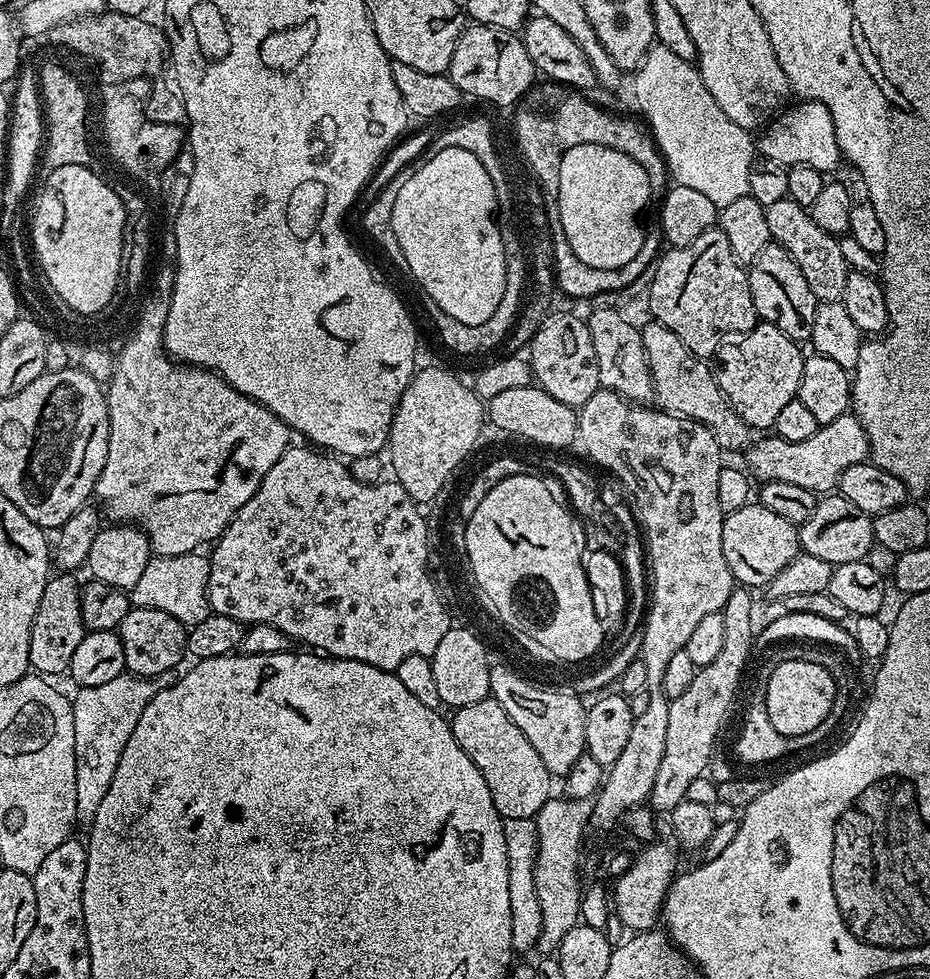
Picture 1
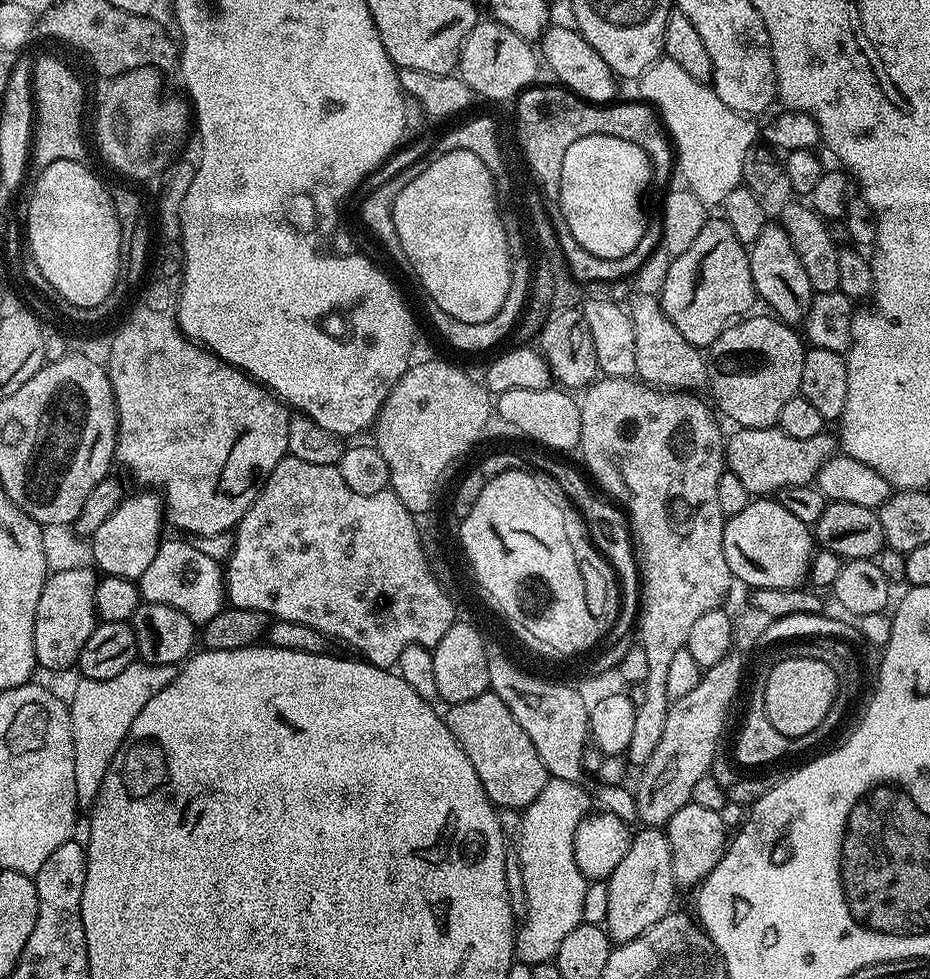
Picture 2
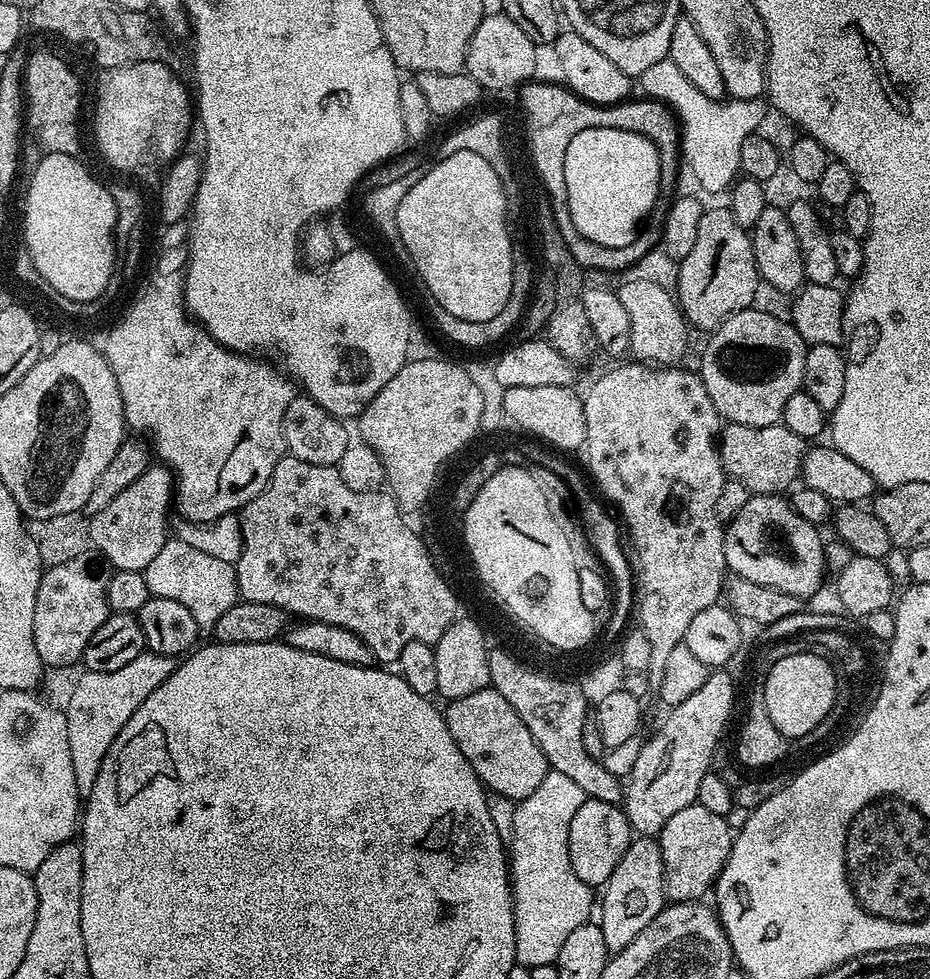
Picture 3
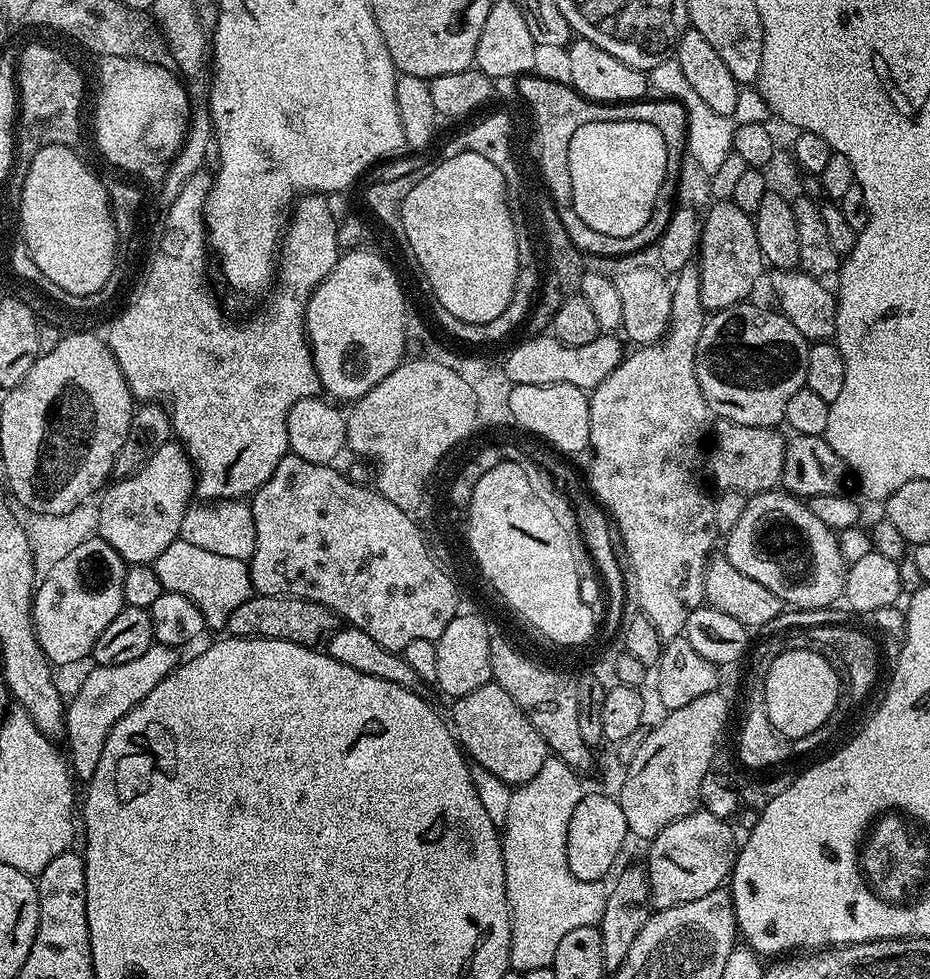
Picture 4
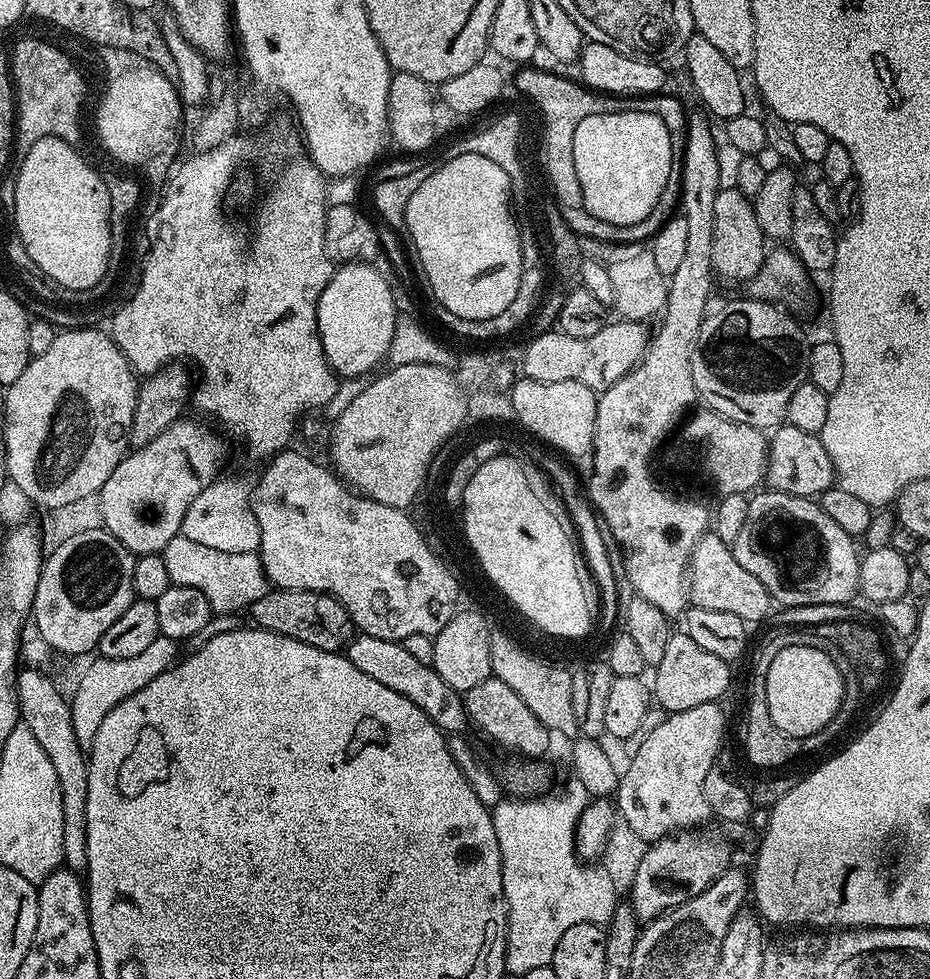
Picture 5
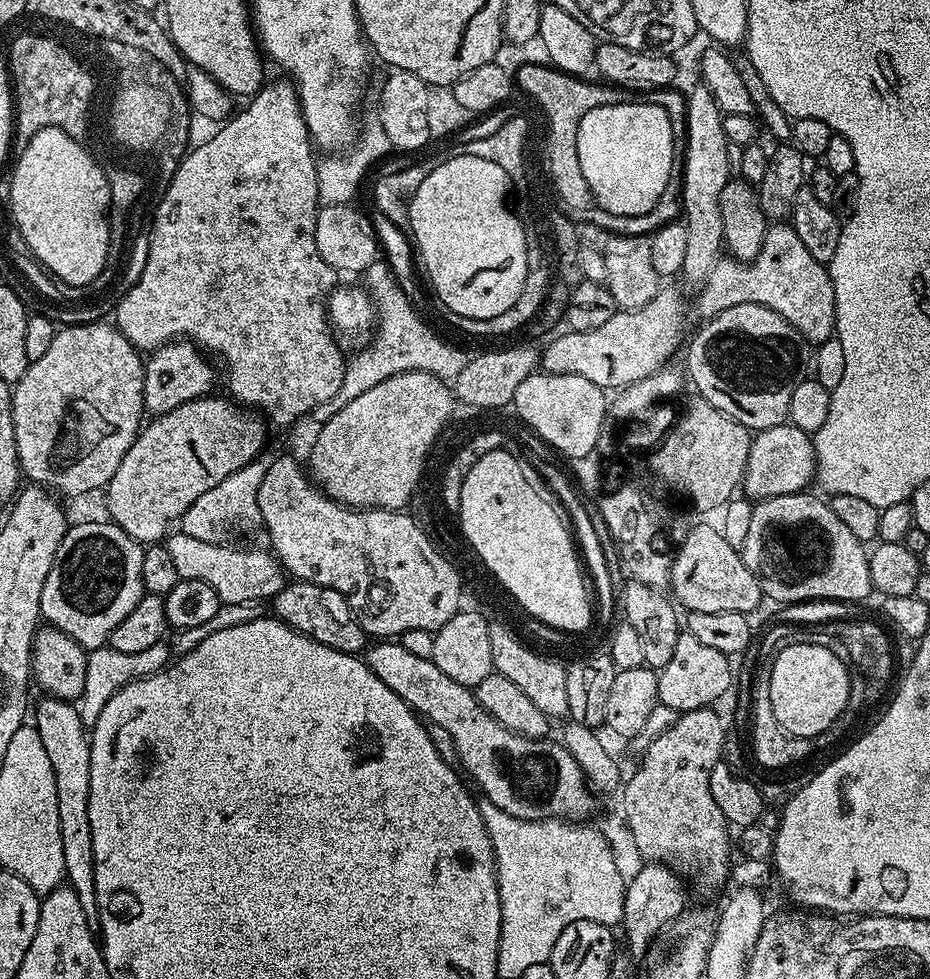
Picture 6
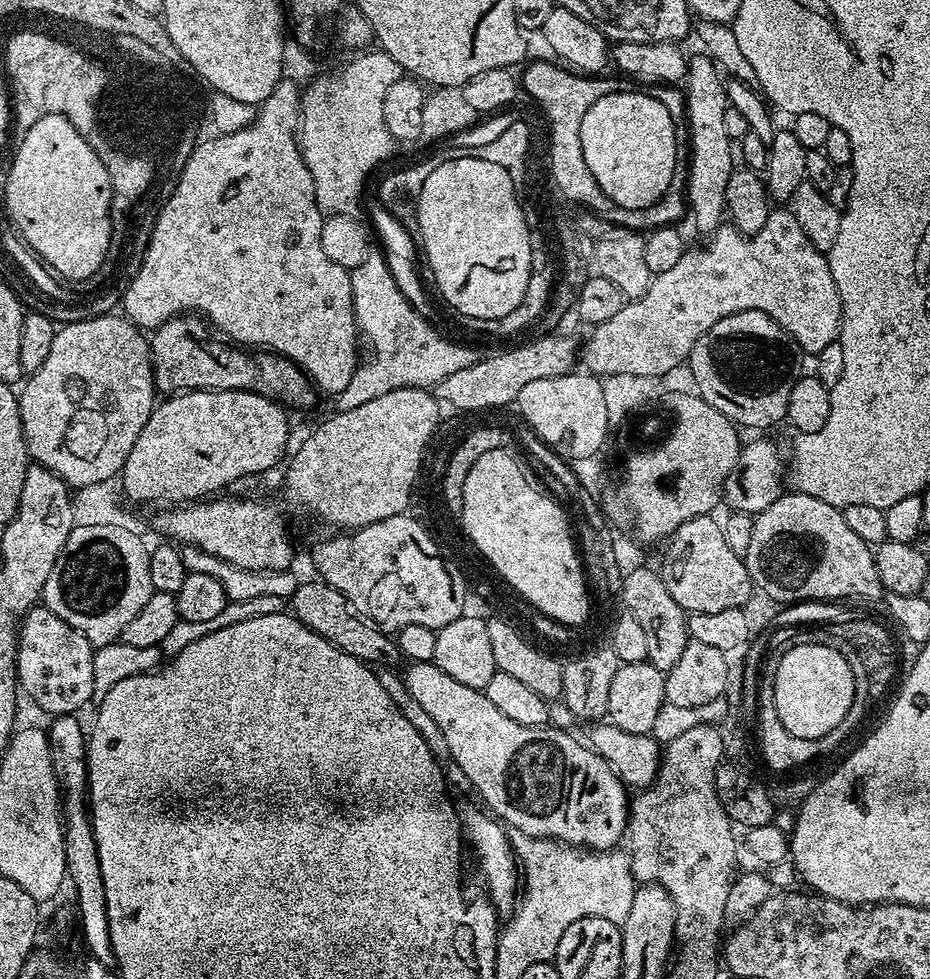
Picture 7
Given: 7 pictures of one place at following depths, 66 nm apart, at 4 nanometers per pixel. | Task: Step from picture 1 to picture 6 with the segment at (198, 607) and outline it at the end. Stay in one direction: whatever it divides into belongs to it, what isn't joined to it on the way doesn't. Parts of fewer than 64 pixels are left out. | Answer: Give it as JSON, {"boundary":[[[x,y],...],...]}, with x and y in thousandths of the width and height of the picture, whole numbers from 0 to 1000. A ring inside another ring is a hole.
{"boundary":[[[195,541],[186,542],[180,549],[178,558],[194,590],[222,594],[230,603],[230,607],[234,607],[238,618],[241,619],[271,617],[274,613],[291,614],[308,596],[305,580],[288,562],[282,564],[277,560],[244,560],[244,555],[206,550]]]}

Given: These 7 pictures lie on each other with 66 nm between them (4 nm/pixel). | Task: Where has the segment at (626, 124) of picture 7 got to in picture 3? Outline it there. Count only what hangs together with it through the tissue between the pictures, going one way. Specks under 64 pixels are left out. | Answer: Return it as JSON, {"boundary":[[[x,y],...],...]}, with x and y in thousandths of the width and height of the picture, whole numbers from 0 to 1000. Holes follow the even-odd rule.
{"boundary":[[[654,131],[654,143],[649,143],[649,155],[609,155],[609,191],[615,192],[615,184],[641,184],[645,188],[645,204],[619,204],[619,208],[610,208],[611,218],[622,233],[622,237],[654,237],[662,245],[675,245],[675,241],[686,241],[688,228],[697,221],[697,216],[708,208],[710,199],[710,178],[712,175],[712,155],[706,144],[696,143],[690,137],[677,133]]]}

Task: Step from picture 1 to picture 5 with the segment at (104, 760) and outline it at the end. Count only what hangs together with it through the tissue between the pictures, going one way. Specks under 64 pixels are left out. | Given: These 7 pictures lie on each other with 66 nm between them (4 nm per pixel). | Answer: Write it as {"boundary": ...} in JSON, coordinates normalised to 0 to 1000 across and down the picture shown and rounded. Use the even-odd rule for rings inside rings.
{"boundary":[[[171,650],[166,652],[156,666],[152,666],[145,672],[114,672],[108,670],[91,684],[86,691],[86,696],[82,699],[82,708],[76,708],[75,718],[77,721],[77,736],[80,737],[80,748],[84,750],[86,761],[90,765],[98,765],[101,752],[105,750],[105,744],[110,742],[118,725],[123,721],[130,719],[140,709],[148,709],[153,701],[166,697],[170,688],[174,688],[180,682],[190,677],[189,670],[190,655]]]}

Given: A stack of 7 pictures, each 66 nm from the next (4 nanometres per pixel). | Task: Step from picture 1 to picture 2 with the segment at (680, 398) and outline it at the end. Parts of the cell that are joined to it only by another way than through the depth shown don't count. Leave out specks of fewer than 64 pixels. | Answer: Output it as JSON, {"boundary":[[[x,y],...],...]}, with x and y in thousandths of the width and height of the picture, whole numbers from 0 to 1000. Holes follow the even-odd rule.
{"boundary":[[[704,301],[686,303],[677,311],[677,322],[682,329],[684,384],[691,391],[720,400],[742,401],[747,401],[753,398],[748,396],[761,392],[761,374],[754,356],[733,345],[733,337],[729,337],[729,333],[725,333],[725,329],[716,325]]]}

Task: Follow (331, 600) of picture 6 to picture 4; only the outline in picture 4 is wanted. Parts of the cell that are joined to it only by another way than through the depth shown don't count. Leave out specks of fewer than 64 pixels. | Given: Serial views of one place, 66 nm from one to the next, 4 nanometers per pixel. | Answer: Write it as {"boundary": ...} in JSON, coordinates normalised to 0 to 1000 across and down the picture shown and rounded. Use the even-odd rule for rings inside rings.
{"boundary":[[[273,607],[247,627],[243,638],[245,650],[284,650],[288,654],[314,654],[317,658],[343,659],[363,640],[363,630],[351,619],[332,613],[315,613],[312,609]]]}

